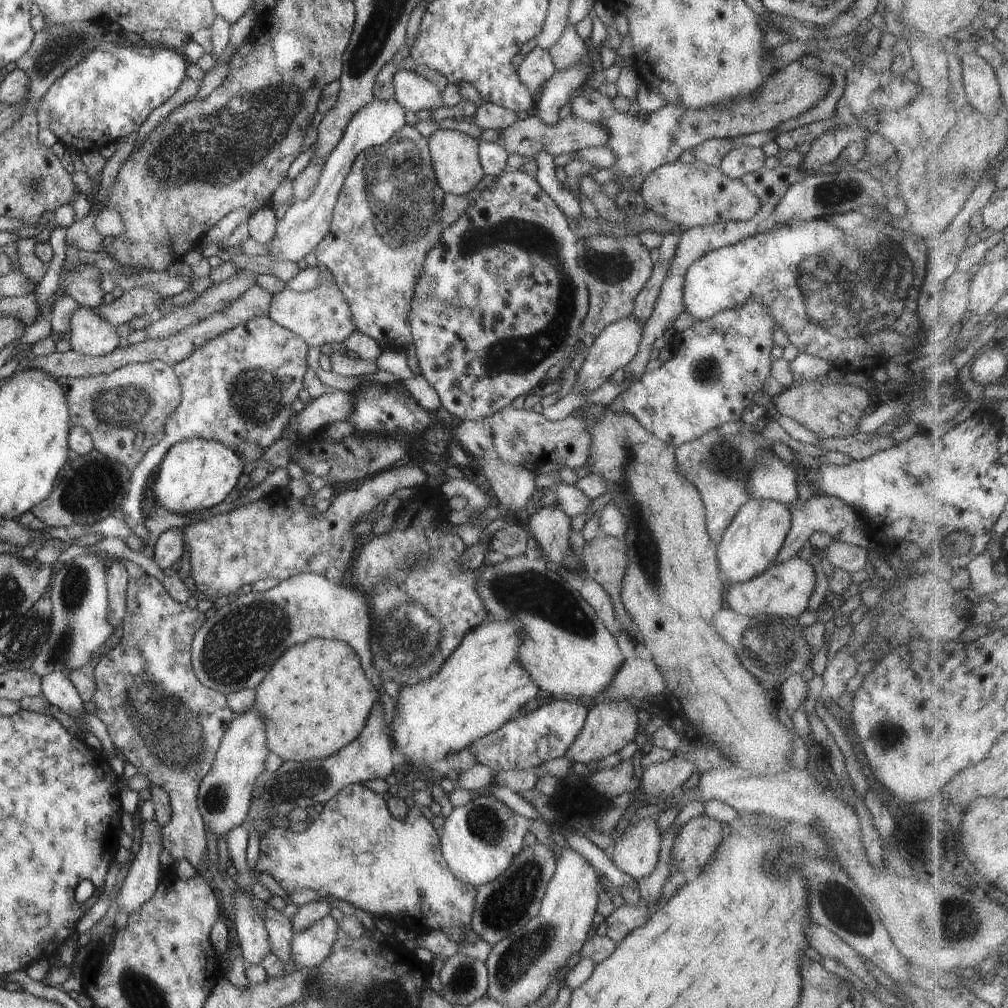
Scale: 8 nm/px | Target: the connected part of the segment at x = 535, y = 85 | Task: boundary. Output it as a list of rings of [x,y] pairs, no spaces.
[[[539,47],[526,55],[518,67],[521,84],[532,94],[536,102],[542,95],[544,84],[553,78],[556,70],[548,49]]]

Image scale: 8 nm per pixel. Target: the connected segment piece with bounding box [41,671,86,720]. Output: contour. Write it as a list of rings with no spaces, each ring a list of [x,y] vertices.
[[[60,671],[42,676],[41,692],[52,705],[57,706],[74,720],[86,713],[84,702],[80,699],[76,688]]]

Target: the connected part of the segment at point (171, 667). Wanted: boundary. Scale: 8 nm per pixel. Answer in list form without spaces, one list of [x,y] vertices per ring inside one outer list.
[[[143,573],[138,579],[131,578],[122,623],[124,635],[116,648],[106,658],[101,658],[94,670],[97,690],[93,702],[96,703],[95,716],[106,724],[116,752],[125,762],[132,763],[138,772],[146,775],[152,786],[164,788],[168,792],[173,816],[170,823],[161,828],[161,846],[171,854],[173,860],[184,859],[196,867],[197,872],[215,890],[219,909],[221,907],[235,924],[231,912],[231,896],[238,887],[236,882],[218,868],[217,862],[208,870],[203,866],[208,840],[199,812],[198,792],[215,760],[221,739],[236,716],[228,708],[227,696],[207,688],[194,673],[192,644],[196,632],[206,620],[204,613],[189,608],[186,603],[175,602],[155,577]]]

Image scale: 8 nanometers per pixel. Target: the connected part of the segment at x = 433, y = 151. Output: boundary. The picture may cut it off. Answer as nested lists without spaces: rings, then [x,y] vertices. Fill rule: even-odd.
[[[436,130],[429,137],[429,152],[440,189],[452,195],[467,195],[482,180],[485,173],[479,162],[479,142],[462,132]]]

